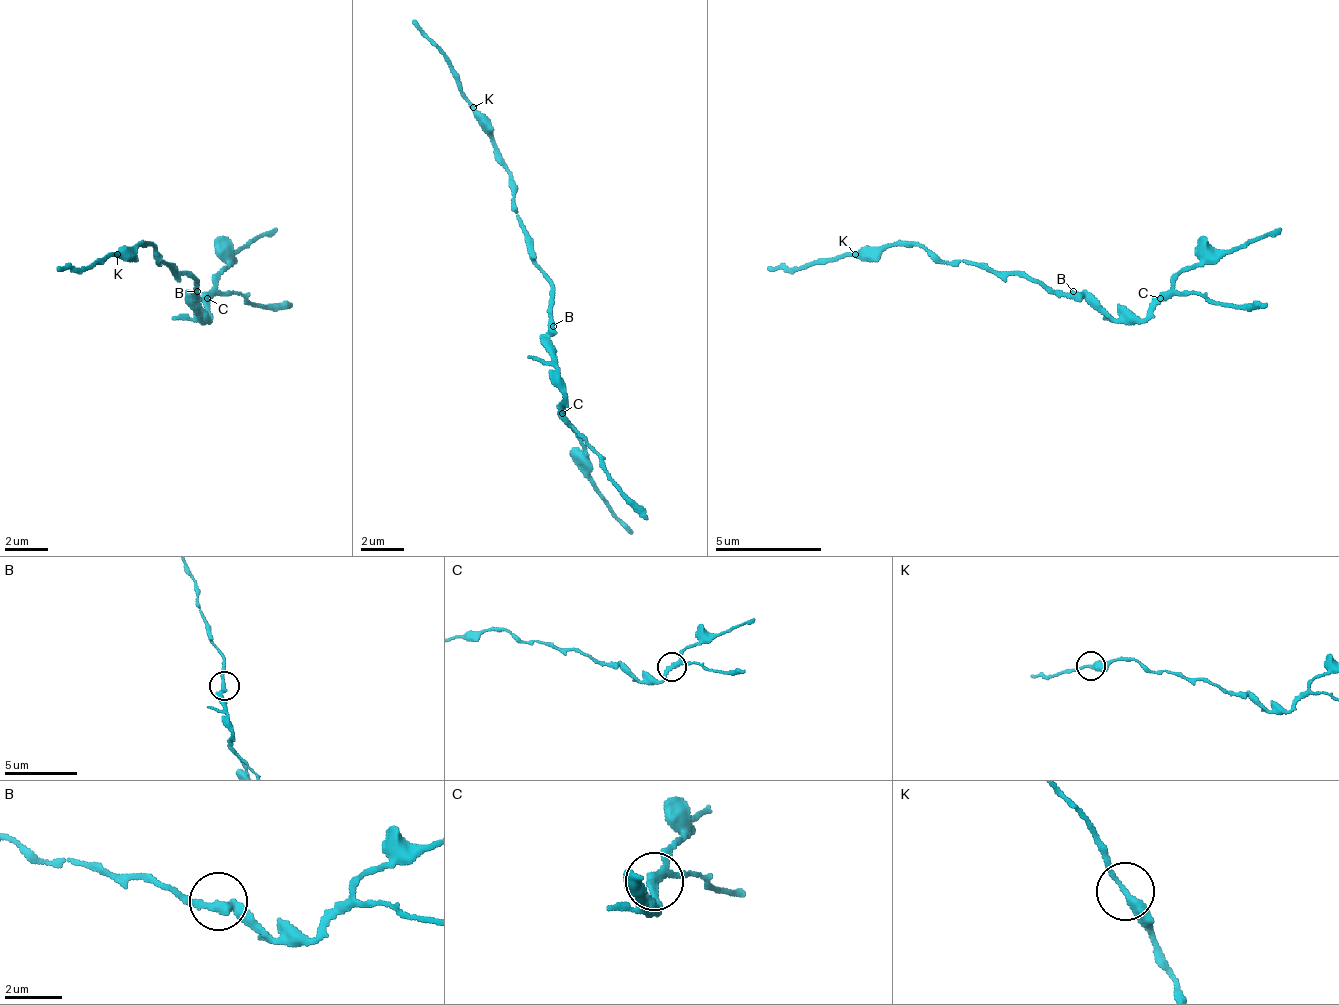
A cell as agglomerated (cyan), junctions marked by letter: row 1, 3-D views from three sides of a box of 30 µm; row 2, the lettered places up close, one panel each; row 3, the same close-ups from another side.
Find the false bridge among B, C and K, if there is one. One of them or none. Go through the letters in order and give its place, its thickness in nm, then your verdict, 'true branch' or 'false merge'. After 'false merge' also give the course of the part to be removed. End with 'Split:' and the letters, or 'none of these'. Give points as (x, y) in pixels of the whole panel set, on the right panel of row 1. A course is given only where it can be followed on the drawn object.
B: (1073, 291) | 320 nm | true branch
C: (1160, 298) | 220 nm | true branch
K: (855, 254) | 280 nm | true branch
Split: none of these

